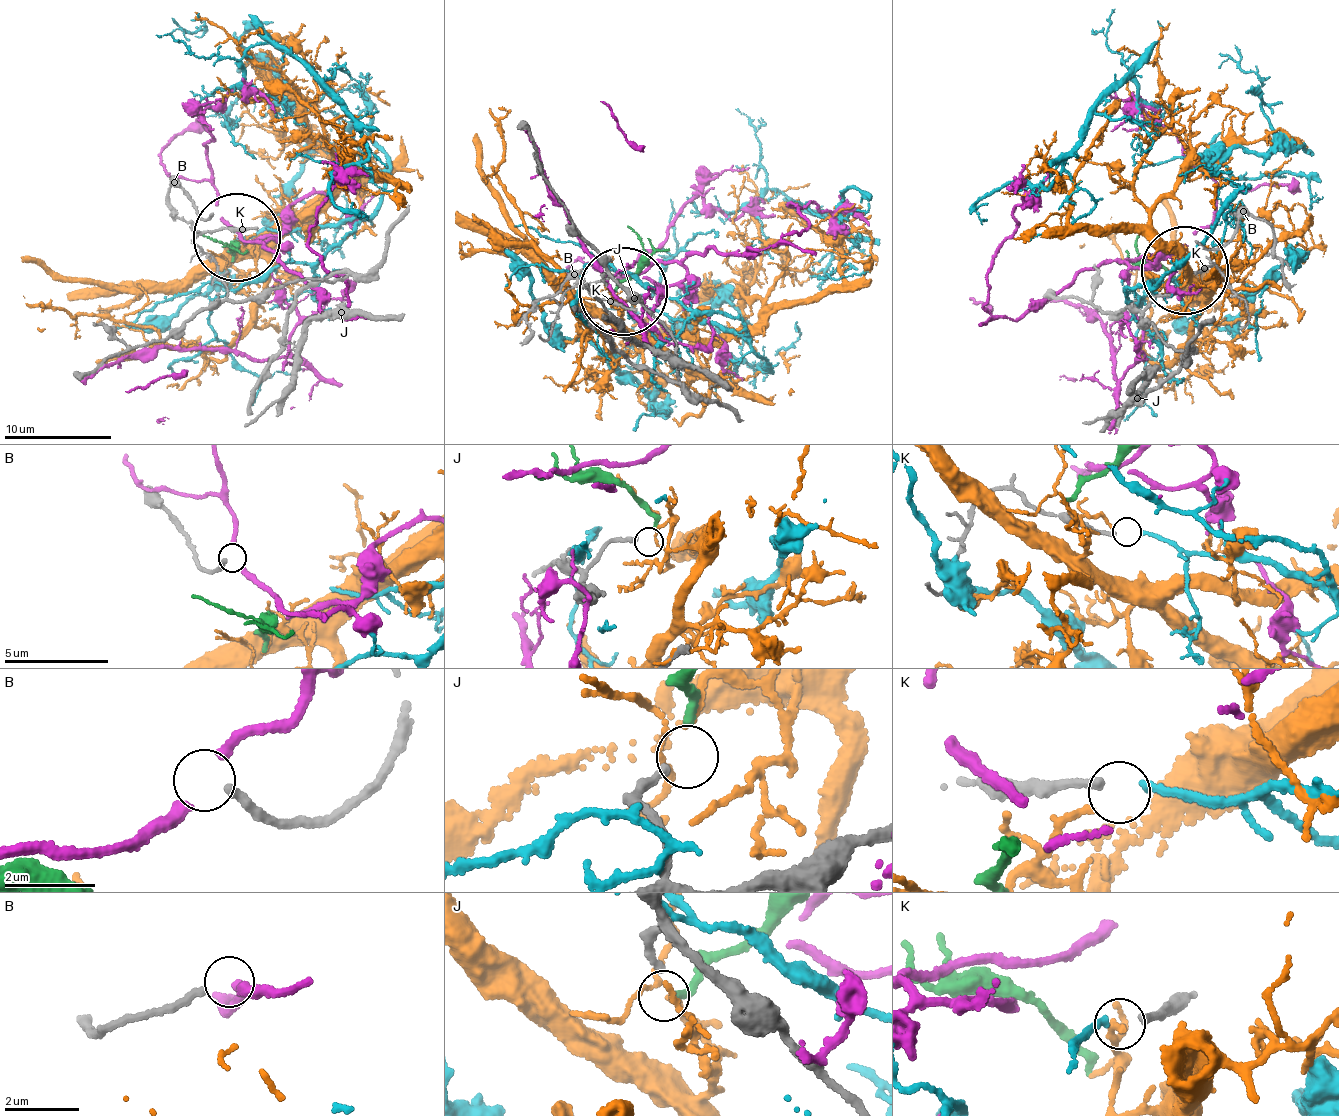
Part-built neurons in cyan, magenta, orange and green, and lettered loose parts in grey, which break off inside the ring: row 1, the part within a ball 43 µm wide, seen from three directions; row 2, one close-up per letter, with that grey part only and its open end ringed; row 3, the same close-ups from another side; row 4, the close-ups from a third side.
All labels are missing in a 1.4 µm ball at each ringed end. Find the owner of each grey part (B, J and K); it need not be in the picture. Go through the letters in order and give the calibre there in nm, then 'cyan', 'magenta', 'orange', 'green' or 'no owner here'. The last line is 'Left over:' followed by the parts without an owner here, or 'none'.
B: calibre 180 nm; no owner here
J: calibre 180 nm; green
K: calibre 180 nm; cyan
Left over: B

